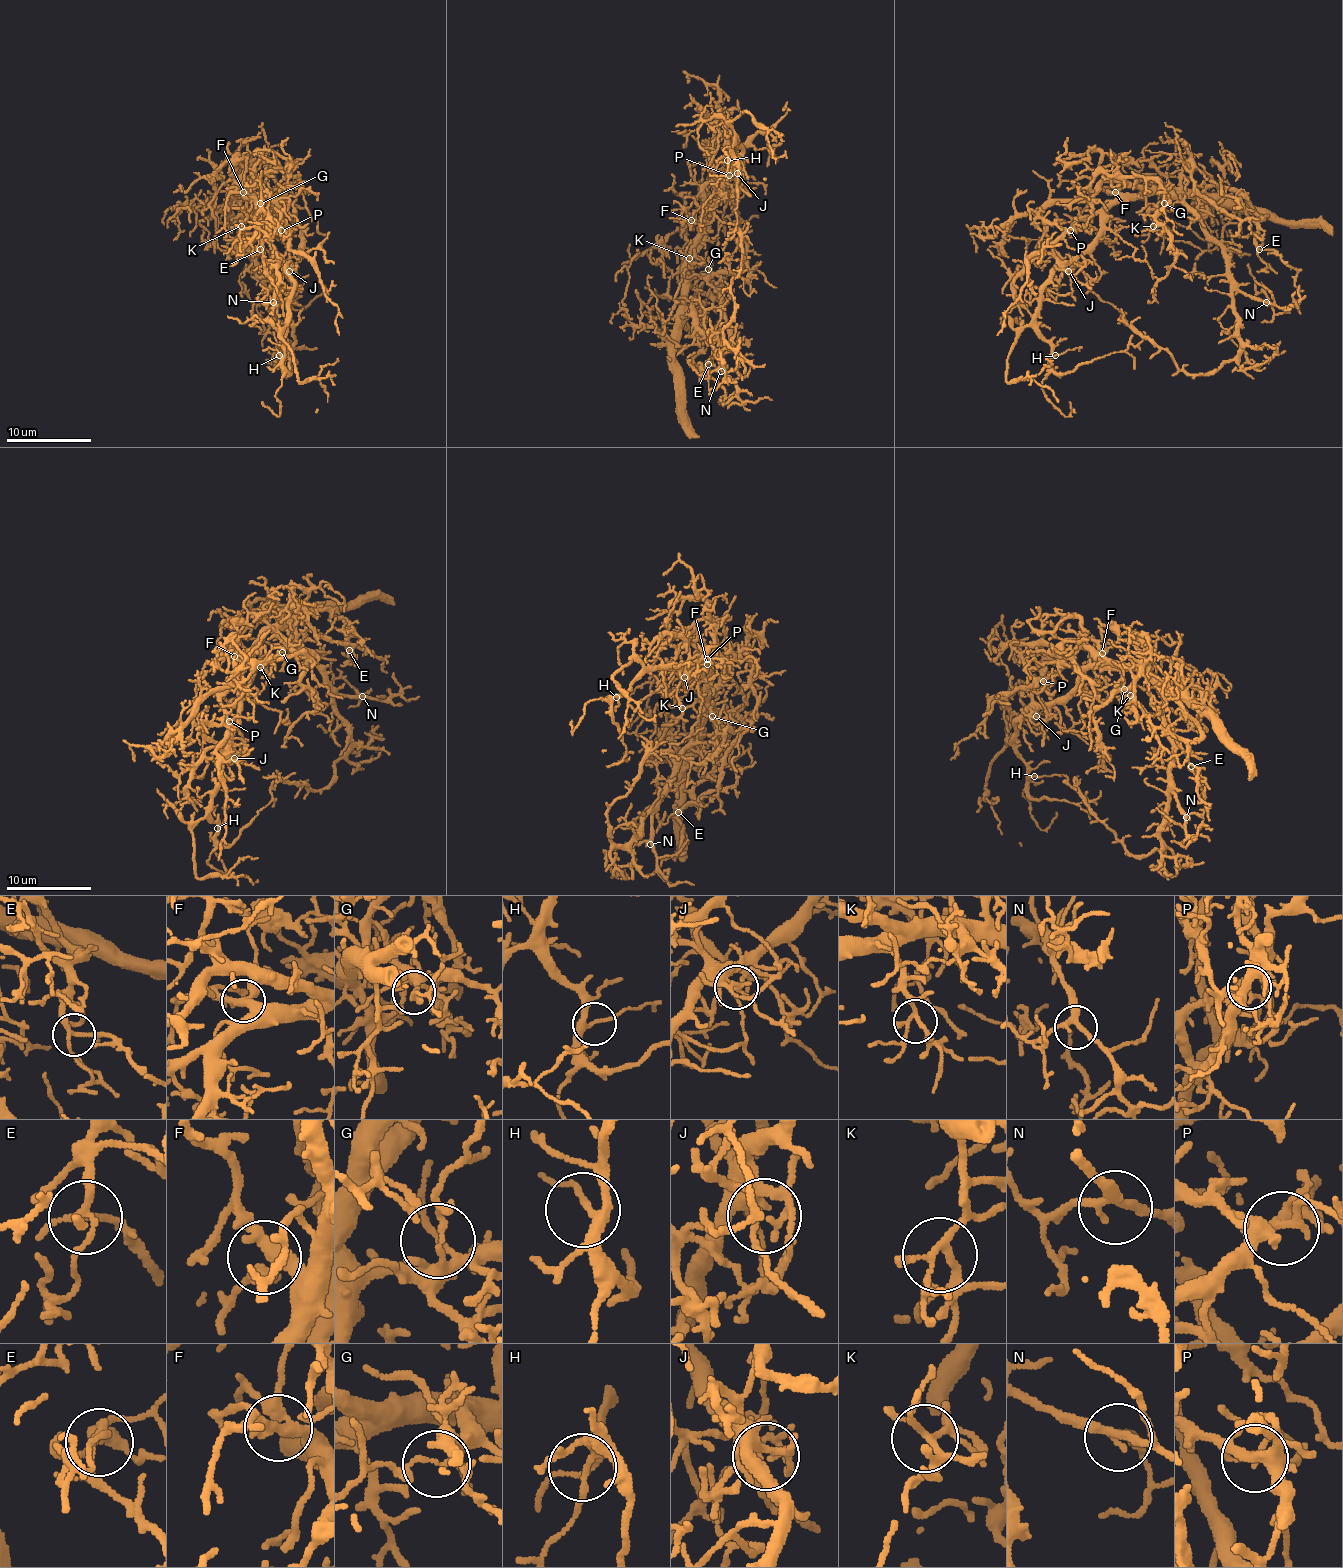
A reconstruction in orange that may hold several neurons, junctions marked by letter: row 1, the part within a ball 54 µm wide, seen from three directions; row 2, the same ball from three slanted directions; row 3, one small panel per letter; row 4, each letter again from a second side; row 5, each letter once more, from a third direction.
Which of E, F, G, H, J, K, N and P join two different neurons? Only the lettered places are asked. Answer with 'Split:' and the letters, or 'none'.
Split: none

